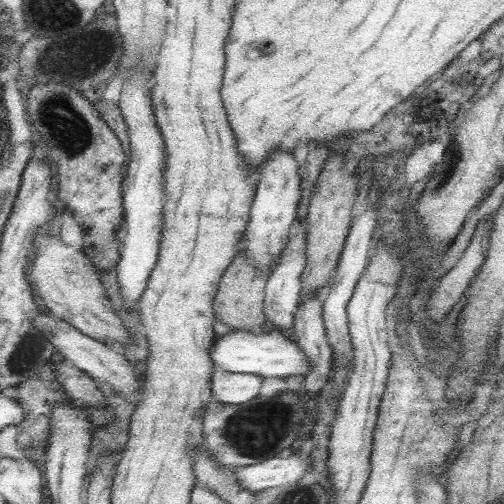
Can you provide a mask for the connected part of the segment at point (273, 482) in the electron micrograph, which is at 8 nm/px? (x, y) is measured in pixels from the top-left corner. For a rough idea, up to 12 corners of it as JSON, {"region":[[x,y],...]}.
{"region":[[302,452],[233,468],[239,488],[276,491],[311,468]]}

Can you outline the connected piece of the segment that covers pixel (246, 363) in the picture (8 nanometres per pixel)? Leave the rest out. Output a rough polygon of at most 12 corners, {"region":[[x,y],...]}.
{"region":[[275,328],[216,337],[213,368],[261,379],[303,376],[309,363]]}

